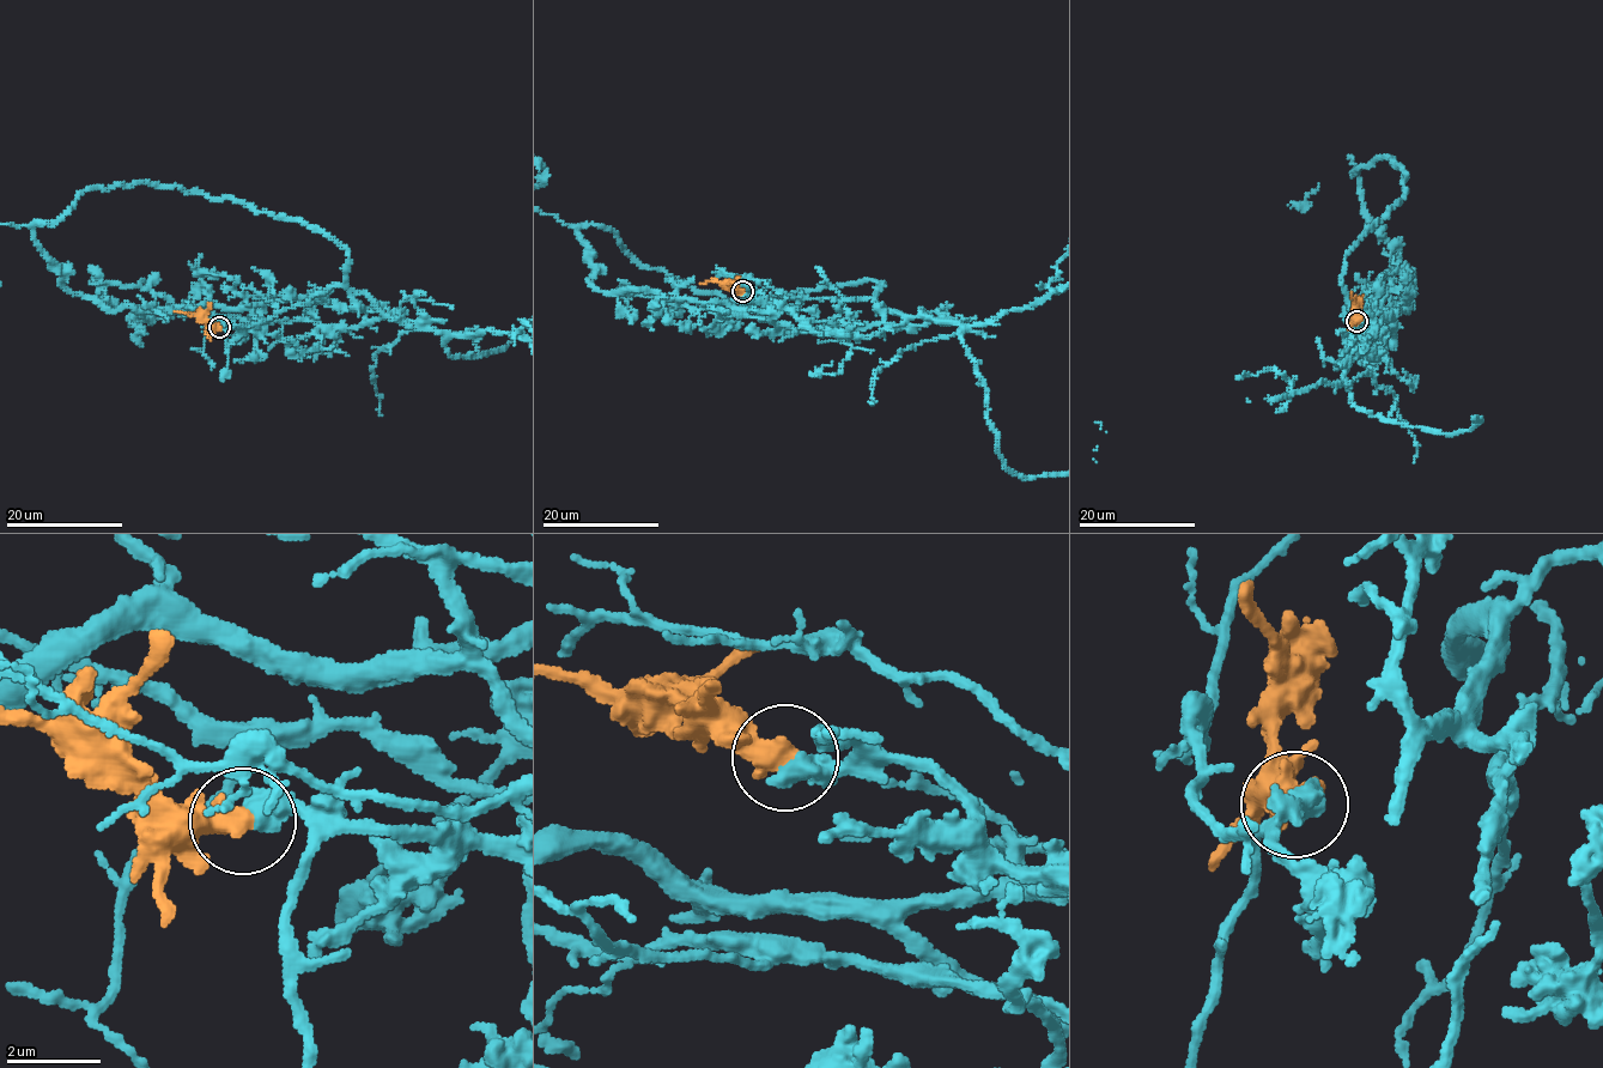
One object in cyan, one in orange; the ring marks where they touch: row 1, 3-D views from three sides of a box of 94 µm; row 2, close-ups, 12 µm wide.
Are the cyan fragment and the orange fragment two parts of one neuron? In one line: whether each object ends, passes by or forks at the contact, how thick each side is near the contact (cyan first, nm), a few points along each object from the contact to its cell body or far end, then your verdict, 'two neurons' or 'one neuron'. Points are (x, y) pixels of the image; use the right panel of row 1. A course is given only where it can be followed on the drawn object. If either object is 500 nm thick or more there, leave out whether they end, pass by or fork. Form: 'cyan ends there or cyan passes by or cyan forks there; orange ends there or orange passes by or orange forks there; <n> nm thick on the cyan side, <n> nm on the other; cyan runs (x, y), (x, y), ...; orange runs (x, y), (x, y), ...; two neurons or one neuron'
600 nm thick on the cyan side, 550 nm on the other; orange runs (1358, 321), (1356, 302), (1364, 295); one neuron

